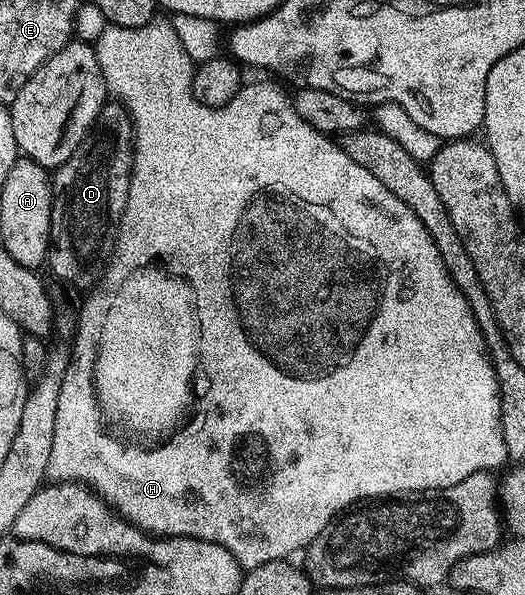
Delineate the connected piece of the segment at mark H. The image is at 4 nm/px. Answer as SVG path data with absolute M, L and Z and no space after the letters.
M155 18L155 19L154 19L154 20L153 20L153 21L152 21L152 22L150 22L150 23L149 23L149 24L148 24L148 25L147 25L147 26L139 26L139 27L138 27L138 28L124 28L124 27L123 27L123 26L115 26L115 25L114 25L114 24L109 24L109 25L108 25L108 26L106 26L106 28L105 28L105 29L104 29L104 30L103 30L103 34L99 34L99 38L98 38L98 39L97 39L97 40L96 40L96 41L95 41L95 47L96 47L96 50L97 50L97 57L98 57L98 58L99 58L99 70L100 70L100 71L101 71L101 73L102 73L102 74L103 74L103 75L105 75L105 86L106 86L106 89L108 89L108 91L109 91L109 92L110 92L110 93L112 93L112 95L113 95L113 92L114 92L114 94L115 94L115 95L117 95L117 96L114 96L114 97L116 97L116 99L117 99L117 100L118 100L118 101L120 101L120 103L122 103L122 104L124 104L124 105L126 105L126 106L127 106L127 107L128 107L128 110L129 110L129 116L130 116L130 118L131 118L131 119L133 119L133 173L132 173L132 174L131 174L131 182L130 182L130 183L129 183L129 193L128 193L128 194L127 194L127 202L126 202L126 203L125 203L125 209L124 209L124 210L123 210L123 214L122 214L122 215L121 215L121 224L120 224L120 225L119 225L119 226L118 226L118 227L117 227L117 238L116 238L116 241L115 241L115 247L114 247L114 249L113 249L113 254L112 254L112 257L111 257L111 259L110 259L110 261L109 261L109 263L108 263L108 265L107 265L107 267L106 267L106 269L105 269L105 271L104 271L104 273L103 273L103 275L102 275L102 276L101 276L101 277L100 277L100 280L99 280L99 283L98 283L98 284L97 284L97 285L96 285L96 287L94 287L94 288L93 288L93 289L92 289L92 291L90 291L90 292L89 292L89 293L88 293L88 295L86 295L86 296L89 296L89 295L90 295L90 296L89 296L89 297L87 297L87 298L86 298L86 300L85 300L85 305L83 305L83 306L82 306L82 308L81 308L81 317L79 317L79 318L78 318L78 320L77 320L77 337L75 337L75 338L74 338L74 340L73 340L73 344L72 344L72 343L71 343L71 359L70 359L70 361L69 361L69 369L68 369L68 370L66 370L66 371L65 371L65 377L64 377L64 378L63 378L63 386L62 386L62 387L61 387L61 389L60 389L60 390L59 390L59 406L58 406L58 407L57 407L57 413L56 413L56 414L55 414L55 424L56 424L56 426L55 426L55 440L56 440L56 442L55 442L55 444L54 444L54 445L53 445L53 453L52 453L52 454L51 454L51 462L50 462L50 463L49 463L49 474L48 474L48 479L49 479L49 480L50 480L50 481L53 481L53 482L80 482L80 483L82 483L82 484L84 484L84 485L86 485L86 486L88 486L88 487L90 487L90 488L92 488L92 489L93 489L93 491L94 491L94 492L96 492L96 493L97 493L97 495L98 495L98 496L100 496L100 497L101 497L101 499L102 499L102 500L104 500L104 501L105 501L105 503L106 503L106 504L108 504L108 505L109 505L109 507L110 507L110 508L112 508L112 509L113 509L113 511L114 511L114 512L116 512L116 513L117 513L117 515L118 515L118 516L122 516L122 517L123 517L123 519L124 519L124 520L128 520L128 521L129 521L129 523L131 523L131 524L133 524L133 525L135 525L135 526L136 526L136 528L141 528L141 529L143 529L143 531L144 531L144 532L148 532L148 533L150 533L150 534L152 534L152 535L155 535L155 536L190 536L190 537L191 537L191 538L199 538L199 539L200 539L200 540L206 540L206 541L207 541L207 542L215 542L215 543L216 543L216 544L222 544L222 545L223 545L223 546L224 546L224 547L225 547L225 548L226 548L226 549L227 549L227 550L231 550L231 554L232 554L232 555L233 555L233 557L235 557L235 558L236 558L236 559L237 559L237 560L238 560L238 562L240 562L240 564L241 564L241 566L242 566L242 569L245 569L245 570L248 570L248 569L250 569L250 568L258 568L258 567L259 567L259 566L263 566L263 565L264 565L264 564L266 564L266 563L267 563L267 562L271 562L271 561L272 561L272 560L283 560L283 559L286 559L286 558L289 558L289 557L292 557L292 555L291 555L291 554L292 554L292 552L297 552L297 551L298 551L298 552L297 552L297 553L300 553L300 552L301 552L301 551L302 551L302 550L304 550L304 549L306 549L306 548L308 548L308 547L309 547L309 543L310 543L310 542L311 542L311 541L313 541L313 539L315 539L315 537L316 537L316 536L317 536L317 535L318 535L318 534L319 534L319 533L321 533L321 531L322 531L322 530L323 530L323 526L327 526L327 525L328 525L328 524L330 524L330 522L332 522L332 521L333 521L333 519L334 519L334 518L336 518L336 516L338 516L338 514L340 514L340 513L342 513L342 512L344 512L344 511L345 511L345 509L346 509L346 508L348 508L348 507L350 507L350 506L353 506L353 505L356 505L356 504L357 504L357 503L358 503L358 502L365 502L365 501L368 501L368 500L369 500L369 499L370 499L370 498L397 498L397 497L400 497L400 496L401 496L401 495L402 495L402 494L425 494L425 493L428 493L428 492L425 492L425 491L427 491L427 490L428 490L428 488L442 488L442 490L448 490L448 489L450 489L450 488L455 488L455 487L457 487L457 485L458 485L458 484L463 484L463 483L466 483L466 482L469 482L469 481L472 481L472 480L473 480L473 479L474 479L474 477L473 477L473 475L475 475L475 474L476 474L476 472L481 472L481 473L480 473L480 474L485 474L485 473L488 473L488 472L489 472L489 471L490 471L490 470L497 470L497 469L493 469L493 468L497 468L497 467L499 467L499 466L500 466L500 464L501 464L501 463L503 463L503 462L504 462L504 463L506 463L506 461L508 461L508 460L509 460L509 455L508 455L508 454L507 454L507 448L506 448L506 446L505 446L505 443L504 443L504 442L503 442L503 430L502 430L502 429L501 429L501 395L500 395L500 394L499 394L499 386L498 386L498 385L497 385L497 375L496 375L496 374L495 374L495 370L494 370L494 369L493 369L493 364L492 364L492 363L491 363L491 361L490 361L490 360L489 360L489 353L488 353L488 352L486 352L486 351L485 351L485 339L484 339L484 338L483 338L483 334L482 334L482 333L481 333L481 331L480 331L480 330L479 330L479 326L478 326L478 325L477 325L477 323L476 323L476 322L475 322L475 314L471 314L471 306L467 306L467 298L463 298L463 294L462 294L462 293L461 293L461 291L460 291L460 290L459 290L459 286L455 286L455 282L453 282L453 281L452 281L452 280L451 280L451 274L447 274L447 266L446 266L446 265L445 265L445 263L444 263L444 262L443 262L443 258L441 258L441 257L440 257L440 256L439 256L439 250L437 250L437 249L436 249L436 248L435 248L435 242L434 242L434 241L433 241L433 239L432 239L432 238L431 238L431 234L429 234L429 233L428 233L428 232L427 232L427 230L426 230L426 229L425 229L425 227L424 227L424 226L423 226L423 222L419 222L419 218L418 218L418 217L417 217L417 216L416 216L416 214L414 214L414 213L413 213L413 212L412 212L412 210L411 210L411 209L410 209L410 208L409 208L409 207L408 207L408 206L406 206L406 205L405 205L405 204L404 204L404 203L403 203L403 202L401 202L401 201L400 201L400 200L399 200L399 198L395 198L395 194L391 194L391 190L387 190L387 186L383 186L383 182L379 182L379 178L375 178L375 174L371 174L371 173L370 173L370 172L368 172L368 171L367 171L367 170L363 170L363 166L359 166L359 165L358 165L358 164L357 164L357 163L356 163L356 162L354 162L354 161L353 161L353 160L352 160L352 159L351 159L351 158L347 158L347 154L346 154L346 153L345 153L345 150L344 150L344 148L342 148L342 147L341 147L341 145L340 145L340 143L338 143L338 141L337 141L337 140L336 140L336 139L333 139L333 138L330 138L330 137L329 137L329 136L328 136L328 135L325 135L325 134L324 134L324 133L322 133L322 132L317 132L317 131L316 131L316 130L315 130L315 129L313 129L313 128L312 128L312 127L311 127L311 126L310 126L310 125L309 125L309 124L308 124L308 122L307 122L307 121L304 121L304 120L303 120L303 118L301 118L301 117L300 117L300 116L299 116L299 114L298 114L298 113L297 113L297 112L295 112L295 111L294 111L294 110L293 110L293 108L292 108L292 107L291 107L291 104L290 104L290 101L289 101L289 100L288 100L288 99L287 99L287 98L286 98L286 101L285 101L285 96L284 96L284 94L283 94L283 93L281 93L281 92L280 92L280 90L279 90L279 89L277 89L277 88L249 88L249 86L242 86L242 87L241 87L241 89L240 89L240 90L239 90L239 91L237 91L237 93L236 93L236 94L235 94L235 98L231 98L231 102L227 102L227 106L223 106L223 107L222 107L222 108L212 108L212 107L211 107L211 106L203 106L203 105L202 105L202 104L201 104L201 103L200 103L200 102L198 102L198 101L197 101L197 99L196 99L196 98L194 98L194 96L193 96L193 70L194 70L194 65L193 65L193 64L192 64L192 63L190 63L190 64L189 64L189 60L190 60L190 57L189 57L189 56L188 56L188 55L187 55L187 53L186 53L186 52L185 52L185 50L184 50L184 48L177 48L177 41L178 41L178 40L173 40L173 36L169 36L169 29L170 29L170 28L171 28L171 27L172 27L172 26L173 26L173 25L172 25L172 23L170 23L170 21L169 21L169 20L168 20L168 19L165 19L165 20L161 20L161 19L162 19L162 18Z

